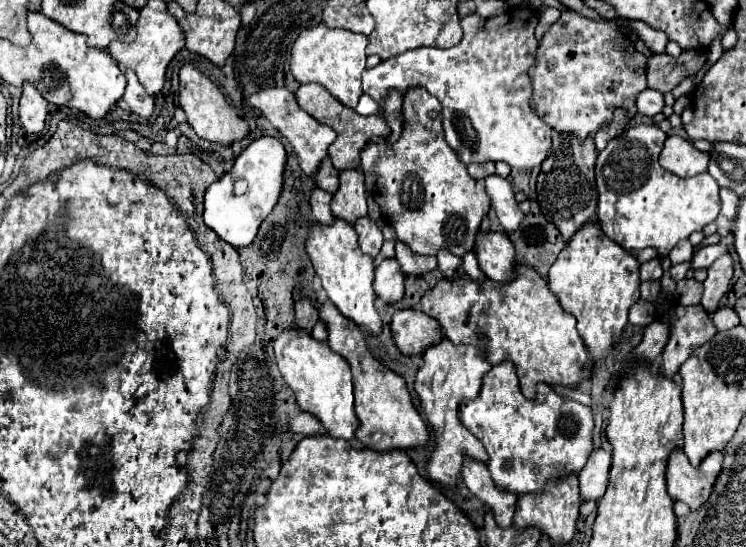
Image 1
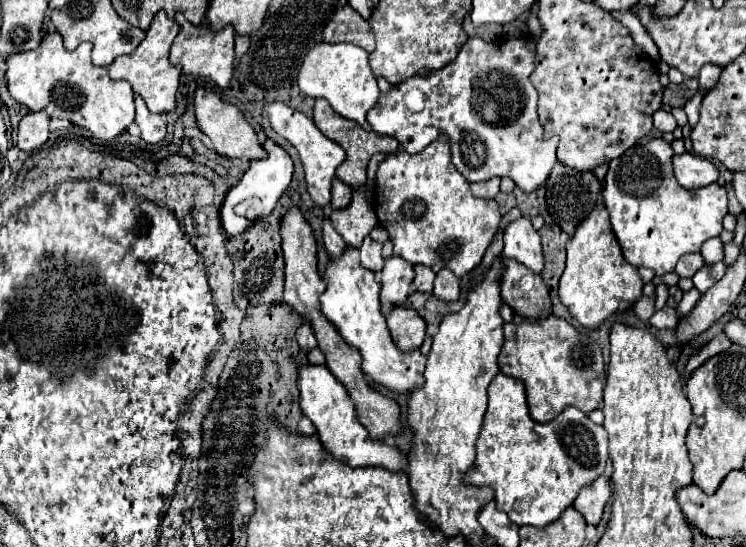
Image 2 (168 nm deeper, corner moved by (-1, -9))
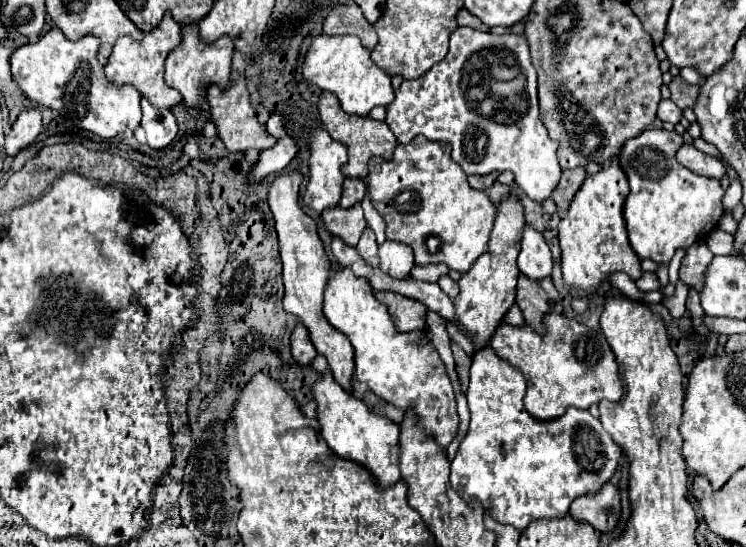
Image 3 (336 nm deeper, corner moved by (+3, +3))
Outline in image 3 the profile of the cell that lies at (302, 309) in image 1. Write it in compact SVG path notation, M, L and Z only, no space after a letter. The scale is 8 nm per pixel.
M302 322L296 324L294 332L292 332L292 338L290 338L290 344L292 344L292 356L294 360L298 360L298 364L310 364L312 358L316 356L316 348L308 336L308 330Z

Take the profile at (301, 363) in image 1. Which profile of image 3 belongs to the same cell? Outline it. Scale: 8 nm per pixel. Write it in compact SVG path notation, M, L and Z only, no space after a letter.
M324 372L312 384L312 396L318 410L320 434L330 446L330 450L342 458L348 458L366 466L378 480L380 488L386 488L392 482L398 482L400 478L400 426L384 416L372 414L362 400L352 398L352 394L346 394L334 382L330 372Z

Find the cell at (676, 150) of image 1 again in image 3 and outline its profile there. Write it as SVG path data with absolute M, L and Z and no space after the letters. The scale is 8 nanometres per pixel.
M684 144L676 152L676 160L682 166L686 166L688 170L692 170L696 174L702 174L702 176L710 176L710 178L722 178L724 172L726 172L724 164L718 158L696 150L692 144Z

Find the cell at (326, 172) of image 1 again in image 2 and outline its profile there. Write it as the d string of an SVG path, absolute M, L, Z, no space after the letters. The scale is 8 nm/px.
M334 180L332 182L332 204L330 208L332 210L338 210L338 208L346 208L352 200L352 188L348 184L342 184L340 180Z

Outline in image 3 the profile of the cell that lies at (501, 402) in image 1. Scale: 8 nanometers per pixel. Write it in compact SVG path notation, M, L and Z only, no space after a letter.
M490 346L474 354L470 386L466 392L470 428L452 460L450 472L452 488L460 488L462 482L462 494L466 500L476 498L484 508L492 510L494 520L500 524L510 524L518 530L524 530L532 520L564 516L576 496L594 492L600 484L610 480L622 456L620 446L610 438L608 432L604 432L600 420L588 410L568 408L562 416L546 422L532 418L524 410L524 388L526 384L522 372L518 372L514 366L508 366L504 360L498 360Z

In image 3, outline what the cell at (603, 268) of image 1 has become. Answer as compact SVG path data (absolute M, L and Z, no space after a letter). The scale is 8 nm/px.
M614 158L612 166L588 176L588 180L578 190L578 196L574 196L570 210L560 220L558 238L562 248L562 276L564 284L570 288L570 294L592 294L604 280L608 280L616 272L624 272L634 280L642 276L640 258L630 248L626 226L622 220L622 206L628 190L628 180L618 168L618 160Z

